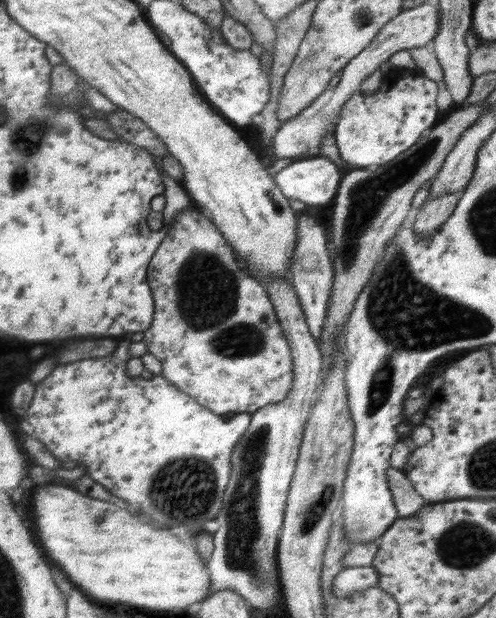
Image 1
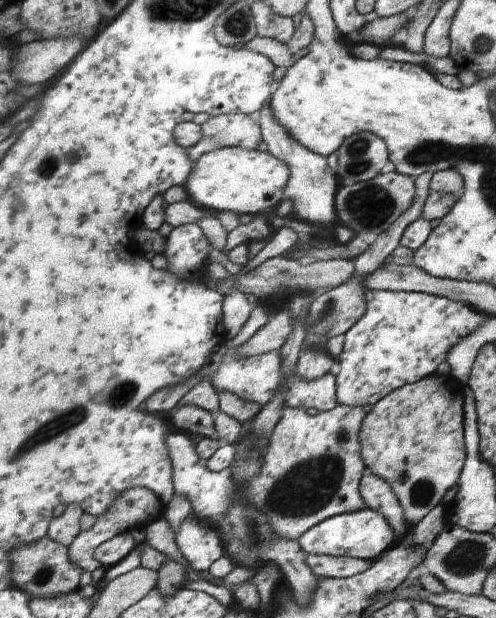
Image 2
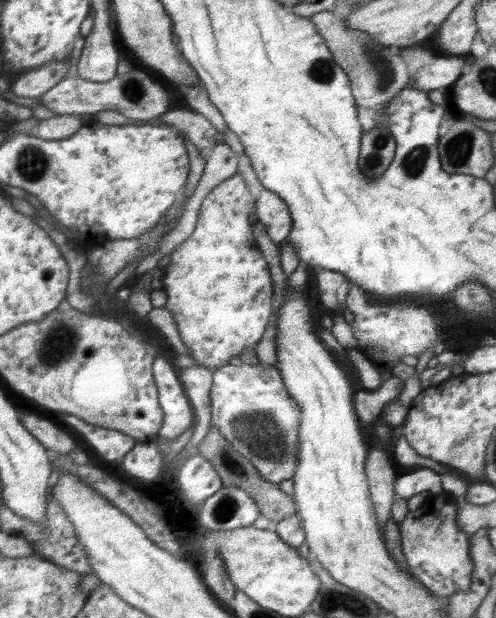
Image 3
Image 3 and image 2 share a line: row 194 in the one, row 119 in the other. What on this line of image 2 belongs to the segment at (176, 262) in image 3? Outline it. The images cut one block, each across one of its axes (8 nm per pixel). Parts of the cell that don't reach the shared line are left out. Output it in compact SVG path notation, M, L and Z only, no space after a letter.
M242 113L227 115L209 115L208 120L201 124L202 136L193 147L187 148L189 161L194 164L204 153L222 147L242 147L243 149L256 149L263 140L262 129L249 115Z

